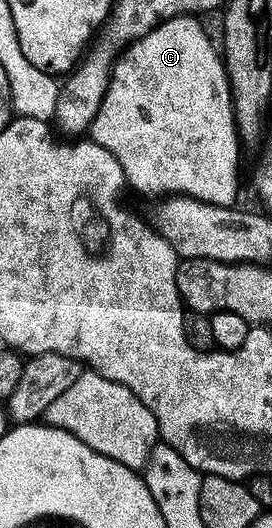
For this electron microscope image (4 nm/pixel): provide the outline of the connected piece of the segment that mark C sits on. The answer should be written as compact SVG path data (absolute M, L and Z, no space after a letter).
M181 17L162 23L147 35L144 39L137 39L117 58L116 66L112 68L112 84L106 93L104 107L98 113L98 117L92 122L90 132L91 142L102 145L118 161L124 170L124 178L132 183L144 195L160 195L156 197L175 197L186 195L190 199L201 199L203 203L213 203L219 207L236 207L236 194L240 191L240 151L242 152L242 140L236 121L236 109L232 98L232 87L228 82L228 69L219 50L212 48L208 35L200 25L201 20L196 17Z

